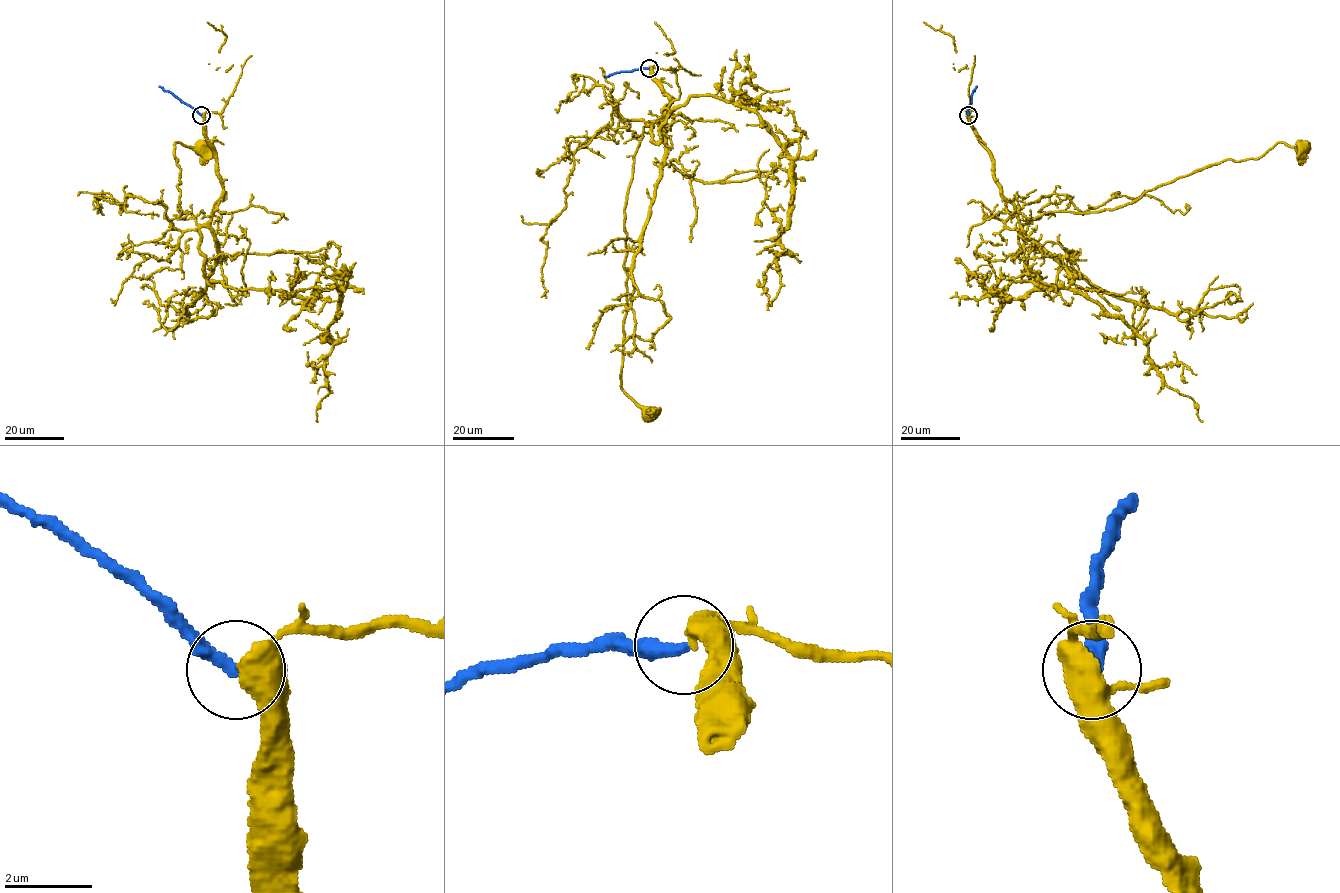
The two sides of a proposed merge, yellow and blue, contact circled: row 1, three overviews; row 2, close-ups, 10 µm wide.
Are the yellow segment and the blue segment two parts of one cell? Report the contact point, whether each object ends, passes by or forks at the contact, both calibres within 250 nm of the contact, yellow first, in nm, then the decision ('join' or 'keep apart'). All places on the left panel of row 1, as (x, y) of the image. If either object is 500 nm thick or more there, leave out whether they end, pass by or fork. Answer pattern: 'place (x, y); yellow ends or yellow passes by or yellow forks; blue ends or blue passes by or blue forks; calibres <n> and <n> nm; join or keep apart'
place (201, 115); yellow forks; blue ends; calibres 360 and 280 nm; keep apart

